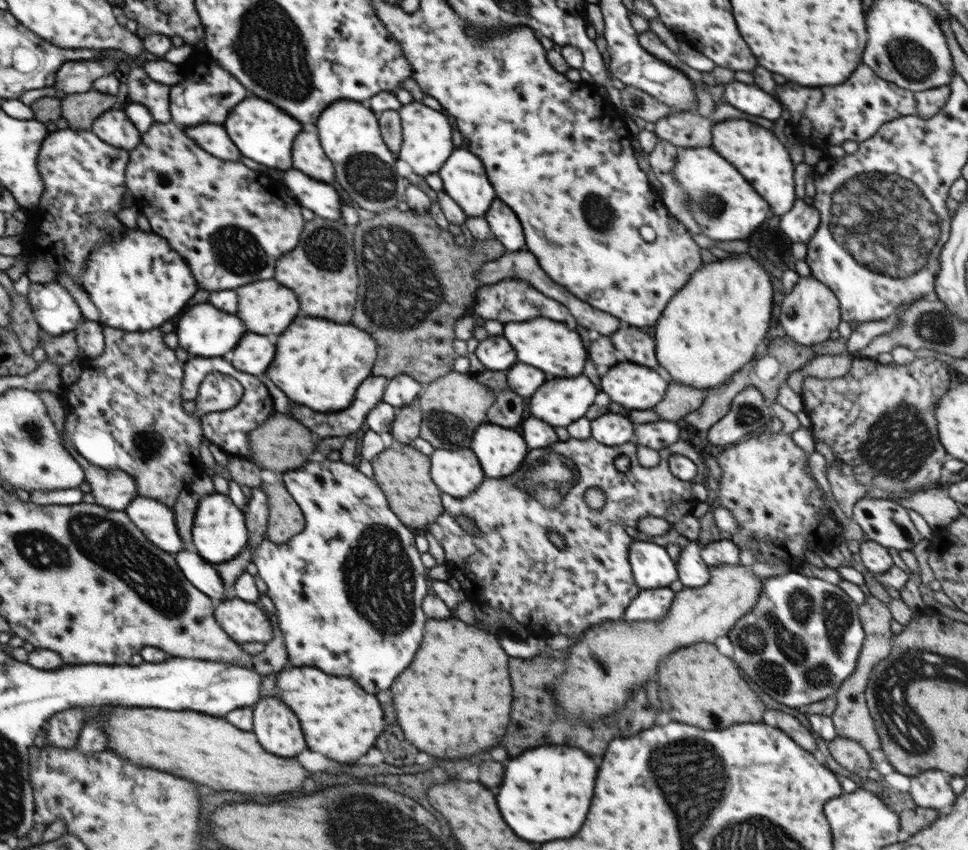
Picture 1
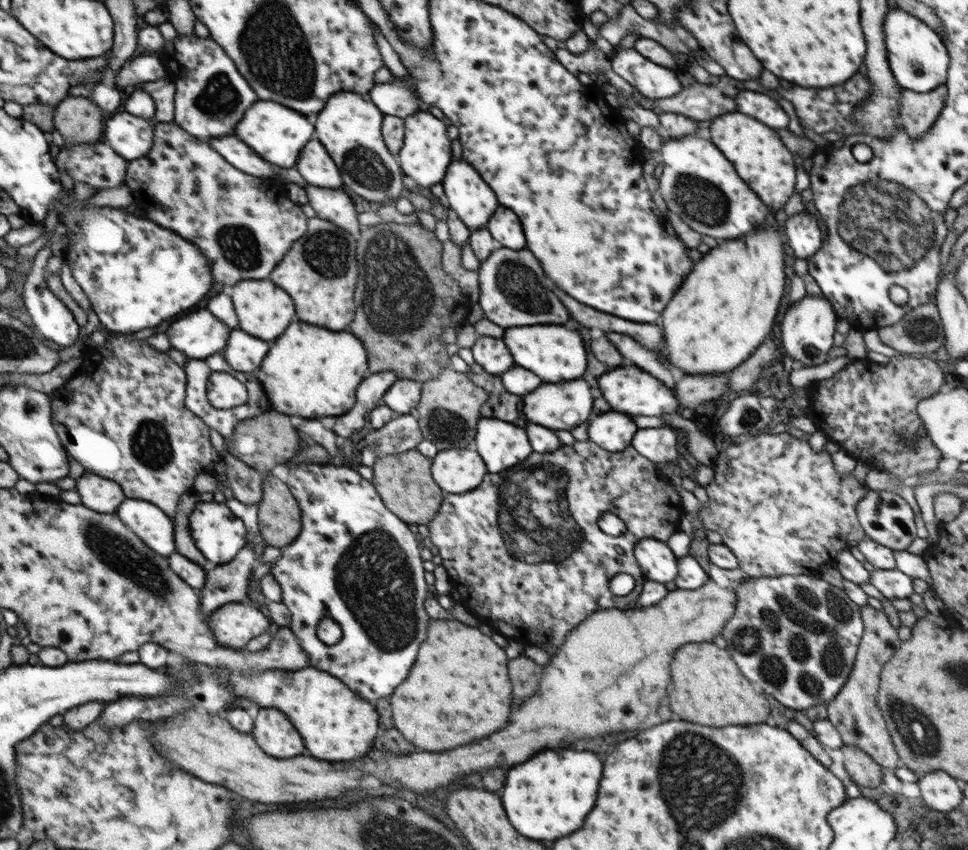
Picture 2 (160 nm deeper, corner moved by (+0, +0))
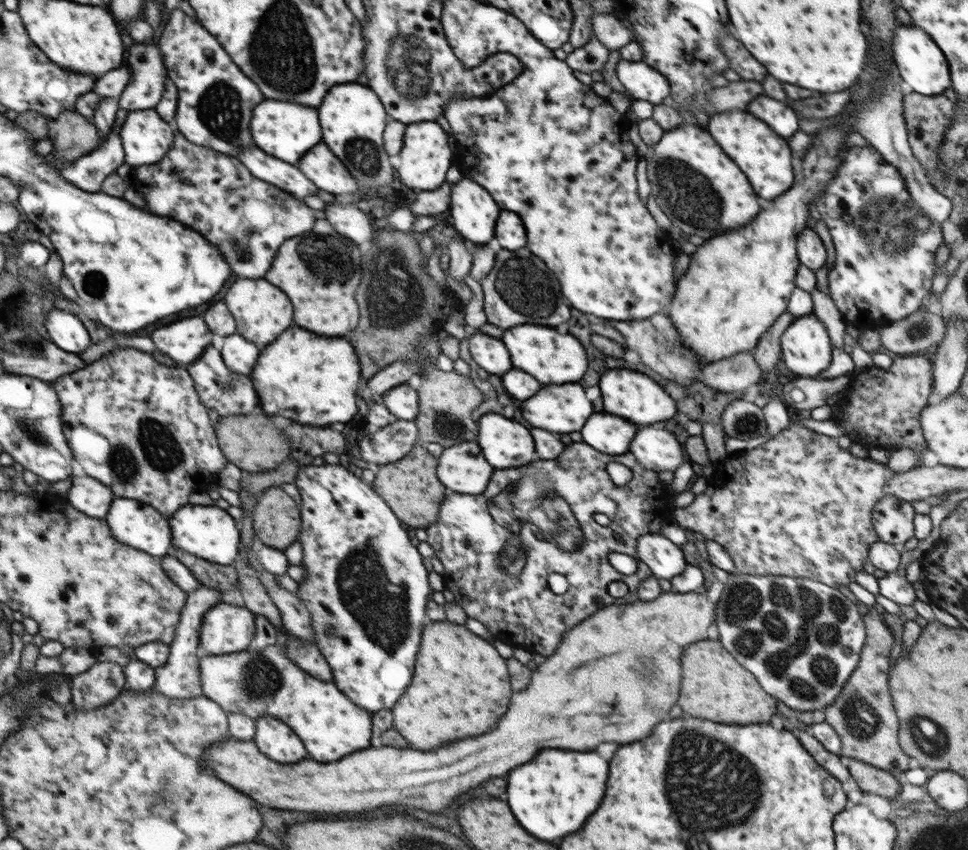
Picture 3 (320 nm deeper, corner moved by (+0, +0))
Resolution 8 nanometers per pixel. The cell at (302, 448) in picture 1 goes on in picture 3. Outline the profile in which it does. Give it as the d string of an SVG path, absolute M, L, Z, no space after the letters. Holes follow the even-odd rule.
M261 411L252 412L250 415L219 418L216 435L224 456L244 473L260 473L274 469L290 454L291 443L289 440L280 429L274 426L271 416Z

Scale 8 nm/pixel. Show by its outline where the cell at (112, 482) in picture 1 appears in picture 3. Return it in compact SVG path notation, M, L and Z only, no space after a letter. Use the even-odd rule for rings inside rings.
M73 476L67 500L86 516L105 518L116 498L109 485L102 484L92 476Z

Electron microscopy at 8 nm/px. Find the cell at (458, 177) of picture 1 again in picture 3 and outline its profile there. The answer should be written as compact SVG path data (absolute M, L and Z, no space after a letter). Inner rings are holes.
M468 176L451 183L449 212L458 234L472 244L487 244L495 233L501 208L493 196Z

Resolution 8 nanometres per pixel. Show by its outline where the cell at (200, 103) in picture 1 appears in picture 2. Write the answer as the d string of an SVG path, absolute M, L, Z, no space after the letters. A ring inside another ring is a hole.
M177 35L172 40L165 40L159 59L168 64L169 78L175 83L175 120L186 132L194 132L194 136L208 142L210 138L222 138L236 132L238 122L244 116L244 110L250 108L258 96L252 87L236 70L234 61L212 37L201 38L197 35Z

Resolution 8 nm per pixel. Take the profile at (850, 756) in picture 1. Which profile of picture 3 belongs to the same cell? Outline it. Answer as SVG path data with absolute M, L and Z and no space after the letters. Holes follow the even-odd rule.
M855 759L849 762L847 768L861 791L890 798L890 800L900 798L901 783L894 779L889 771L875 768Z

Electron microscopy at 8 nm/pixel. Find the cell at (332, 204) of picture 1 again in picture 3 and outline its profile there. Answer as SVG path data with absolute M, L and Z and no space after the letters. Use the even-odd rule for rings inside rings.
M328 203L324 210L326 220L334 230L354 242L370 242L374 226L364 212L360 212L355 203Z

